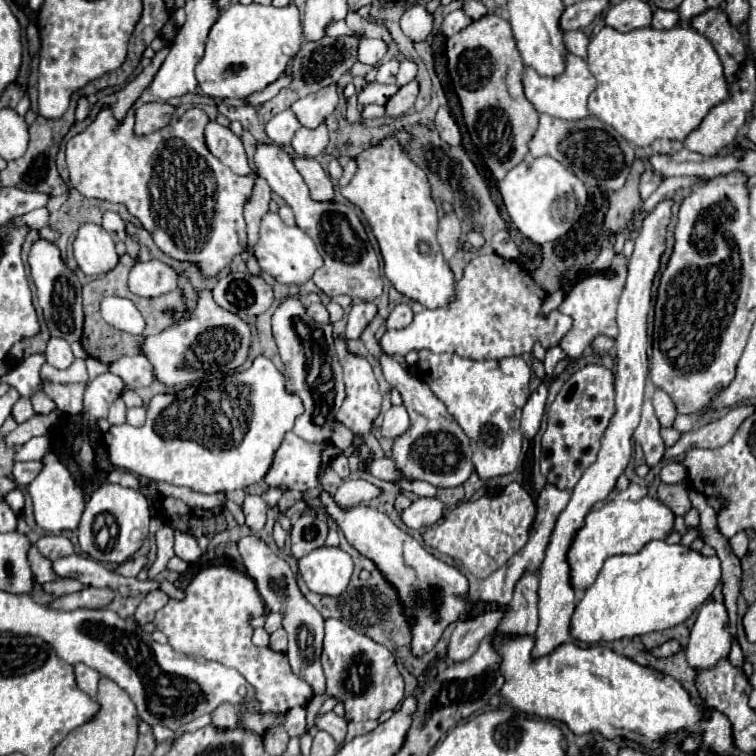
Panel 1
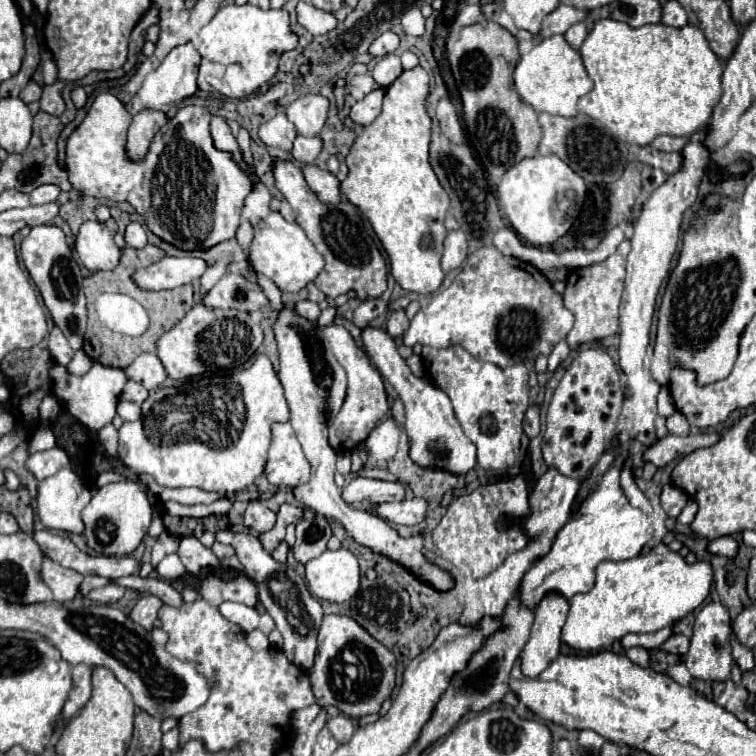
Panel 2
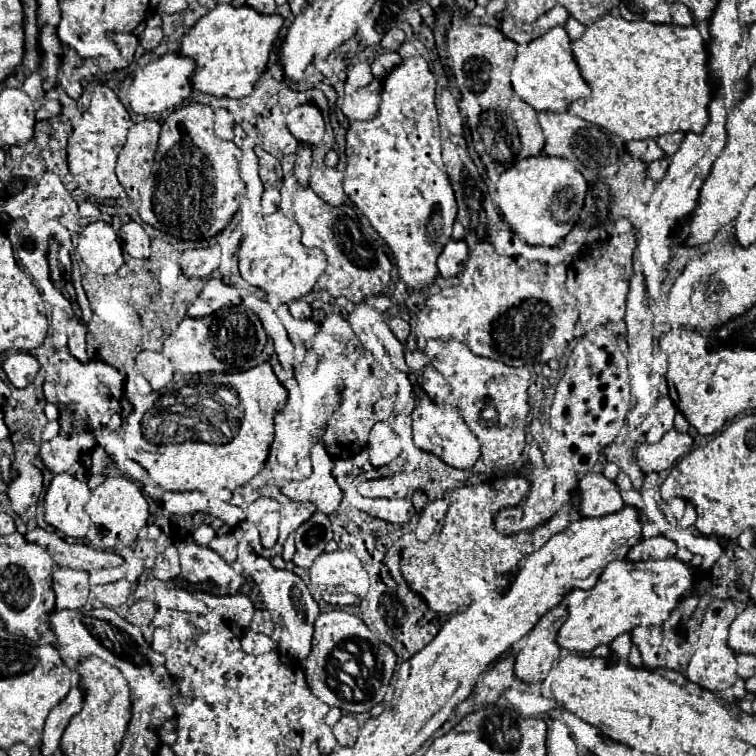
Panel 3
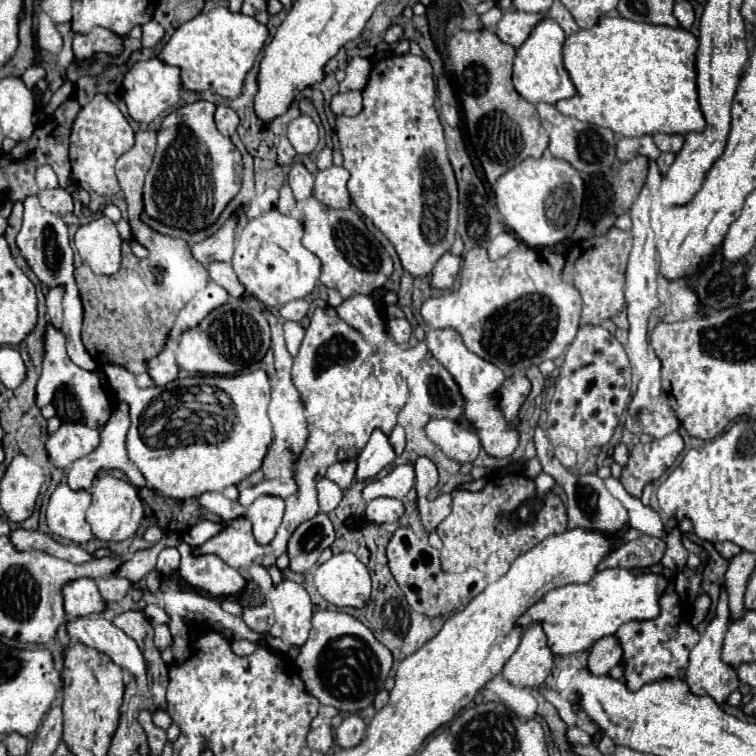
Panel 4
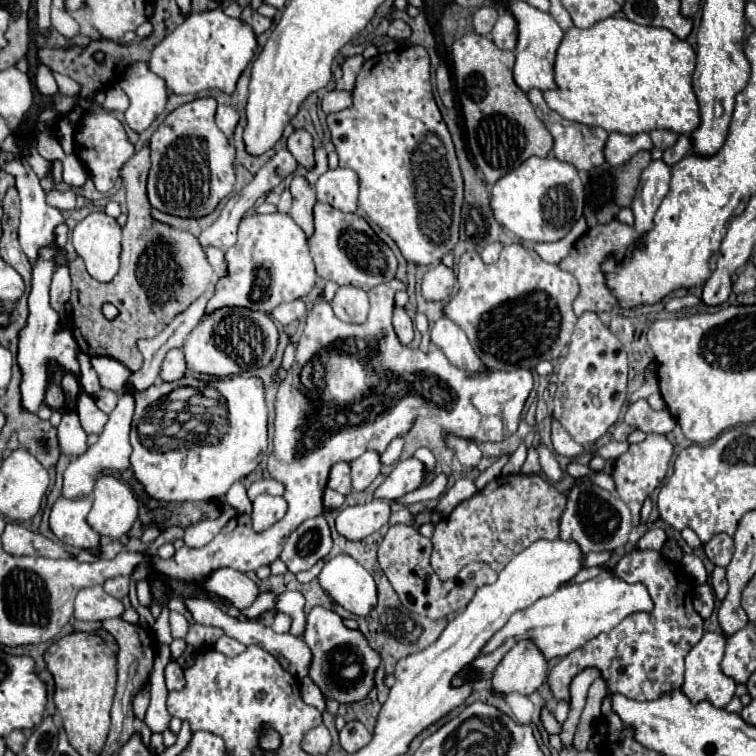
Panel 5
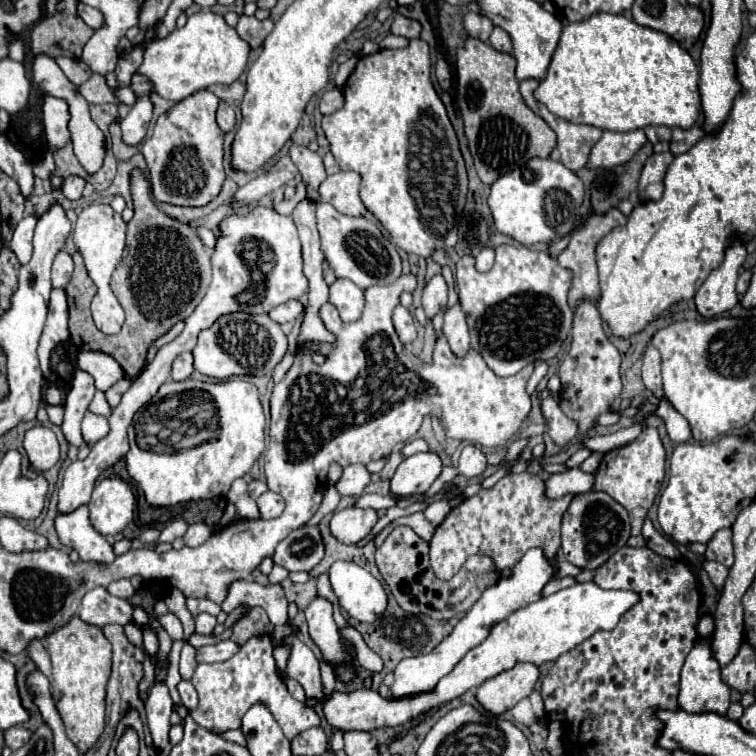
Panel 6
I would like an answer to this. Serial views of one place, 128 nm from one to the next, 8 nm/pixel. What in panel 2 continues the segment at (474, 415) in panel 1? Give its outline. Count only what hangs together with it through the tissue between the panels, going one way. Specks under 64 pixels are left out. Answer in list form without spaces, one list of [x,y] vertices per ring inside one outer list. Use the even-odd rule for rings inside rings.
[[[458,344],[448,348],[424,346],[422,360],[434,384],[452,400],[456,418],[466,436],[476,444],[478,464],[484,470],[510,468],[520,454],[520,440],[524,434],[522,420],[530,406],[526,366],[514,364],[510,366],[510,376],[506,376],[500,366],[474,358]]]

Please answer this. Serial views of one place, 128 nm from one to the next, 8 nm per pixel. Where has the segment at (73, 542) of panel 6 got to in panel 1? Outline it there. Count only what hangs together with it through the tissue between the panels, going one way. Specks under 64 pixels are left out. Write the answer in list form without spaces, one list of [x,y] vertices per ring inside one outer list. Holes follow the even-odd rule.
[[[50,452],[42,458],[42,472],[36,476],[36,480],[28,486],[28,492],[34,502],[34,516],[36,524],[44,528],[46,532],[62,532],[62,530],[76,530],[80,516],[84,512],[84,494],[82,488],[74,482],[68,468]]]

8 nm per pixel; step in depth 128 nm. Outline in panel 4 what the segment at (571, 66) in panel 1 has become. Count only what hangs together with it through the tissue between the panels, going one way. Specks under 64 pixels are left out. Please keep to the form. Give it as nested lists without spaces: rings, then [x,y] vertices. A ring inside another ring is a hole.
[[[544,18],[534,26],[528,40],[516,50],[512,80],[514,80],[514,88],[518,90],[518,94],[522,98],[526,98],[528,102],[532,102],[532,104],[538,104],[538,102],[554,104],[558,100],[564,100],[564,98],[570,98],[576,94],[576,88],[570,82],[570,76],[562,64],[564,40],[566,40],[566,34],[558,26],[558,22],[554,22],[552,18]]]

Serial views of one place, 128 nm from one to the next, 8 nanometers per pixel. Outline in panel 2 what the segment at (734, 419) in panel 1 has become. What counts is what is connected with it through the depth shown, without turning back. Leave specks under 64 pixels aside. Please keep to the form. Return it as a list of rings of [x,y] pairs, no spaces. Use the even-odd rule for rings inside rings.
[[[706,432],[706,434],[688,434],[688,436],[674,436],[668,434],[660,438],[656,444],[646,448],[644,452],[644,462],[652,462],[656,468],[662,468],[670,464],[676,458],[682,458],[698,448],[712,446],[716,440],[720,440],[718,434]]]

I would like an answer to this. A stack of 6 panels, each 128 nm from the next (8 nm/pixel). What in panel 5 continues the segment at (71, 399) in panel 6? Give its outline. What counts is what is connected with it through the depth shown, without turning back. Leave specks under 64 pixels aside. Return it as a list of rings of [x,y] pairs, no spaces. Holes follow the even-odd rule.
[[[84,352],[78,354],[78,360],[80,360],[80,386],[82,386],[82,392],[88,394],[88,396],[94,396],[100,390],[98,376],[96,376],[94,368],[88,364],[90,358]],[[66,412],[58,426],[58,442],[64,454],[80,456],[88,450],[86,446],[86,432],[80,426],[76,412]]]

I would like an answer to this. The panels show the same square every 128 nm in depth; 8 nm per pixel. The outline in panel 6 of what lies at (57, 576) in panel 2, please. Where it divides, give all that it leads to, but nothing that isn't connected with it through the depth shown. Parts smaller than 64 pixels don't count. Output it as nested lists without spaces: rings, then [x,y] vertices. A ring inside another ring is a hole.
[[[98,586],[90,590],[82,598],[82,610],[80,618],[92,626],[106,626],[106,624],[136,624],[132,618],[132,606],[128,600],[116,598],[108,594],[106,588]]]

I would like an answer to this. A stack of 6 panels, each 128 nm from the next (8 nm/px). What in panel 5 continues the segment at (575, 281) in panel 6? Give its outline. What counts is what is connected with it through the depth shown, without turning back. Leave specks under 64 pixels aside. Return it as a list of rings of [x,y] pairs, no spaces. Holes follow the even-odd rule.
[[[616,218],[608,224],[598,224],[594,228],[590,228],[576,244],[574,248],[570,250],[570,254],[560,262],[560,268],[574,274],[578,284],[580,284],[580,294],[578,298],[574,300],[574,312],[576,316],[580,316],[580,312],[586,312],[586,310],[592,310],[592,312],[610,312],[614,306],[616,306],[616,298],[612,296],[612,292],[608,292],[606,284],[604,284],[604,276],[600,272],[600,264],[602,260],[608,256],[608,254],[616,254],[618,258],[632,246],[632,240],[636,238],[638,234],[634,232],[632,226],[628,224],[622,224],[618,222]]]

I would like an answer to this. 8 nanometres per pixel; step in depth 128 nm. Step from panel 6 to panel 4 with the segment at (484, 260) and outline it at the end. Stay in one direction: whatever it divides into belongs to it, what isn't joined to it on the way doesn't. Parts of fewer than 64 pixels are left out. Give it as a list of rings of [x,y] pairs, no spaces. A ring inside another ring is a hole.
[[[502,232],[502,234],[498,234],[498,236],[490,242],[490,246],[488,246],[488,258],[490,258],[490,260],[498,260],[498,258],[502,258],[504,254],[508,254],[510,250],[514,250],[516,246],[520,246],[520,242],[518,242],[512,234]]]

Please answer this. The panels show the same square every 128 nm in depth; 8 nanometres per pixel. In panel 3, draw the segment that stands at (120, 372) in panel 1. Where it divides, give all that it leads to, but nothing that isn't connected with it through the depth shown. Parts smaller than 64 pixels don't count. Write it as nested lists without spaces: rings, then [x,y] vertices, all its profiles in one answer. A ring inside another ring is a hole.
[[[140,352],[136,358],[136,368],[154,390],[162,390],[174,378],[174,366],[164,352]]]

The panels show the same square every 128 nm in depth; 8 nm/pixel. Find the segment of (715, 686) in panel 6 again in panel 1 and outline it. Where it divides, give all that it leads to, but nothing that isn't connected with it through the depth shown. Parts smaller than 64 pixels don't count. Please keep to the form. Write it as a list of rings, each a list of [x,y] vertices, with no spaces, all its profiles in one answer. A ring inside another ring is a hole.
[[[722,602],[702,604],[686,646],[686,660],[694,670],[710,670],[722,658],[728,658],[732,636],[728,632],[728,614]]]

